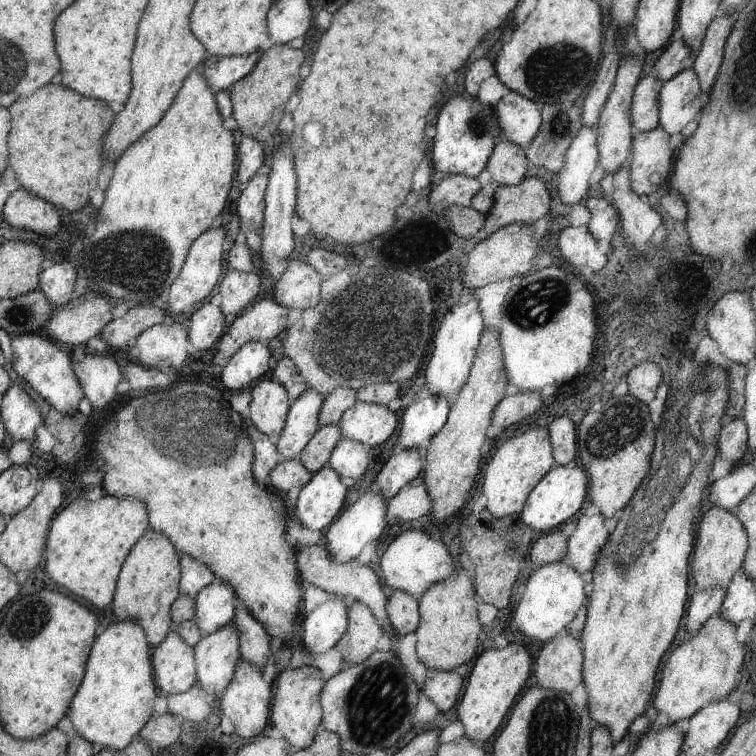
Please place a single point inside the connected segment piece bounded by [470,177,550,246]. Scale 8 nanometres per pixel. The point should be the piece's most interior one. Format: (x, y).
(503, 205)

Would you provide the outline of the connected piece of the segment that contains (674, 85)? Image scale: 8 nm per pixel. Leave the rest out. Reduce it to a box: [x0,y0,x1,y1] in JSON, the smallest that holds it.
[659,68,704,138]

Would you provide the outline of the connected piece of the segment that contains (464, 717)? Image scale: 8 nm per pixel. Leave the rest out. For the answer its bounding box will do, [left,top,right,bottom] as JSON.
[458,642,532,744]

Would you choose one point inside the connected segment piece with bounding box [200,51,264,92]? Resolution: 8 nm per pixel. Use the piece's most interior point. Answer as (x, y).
(221, 72)

